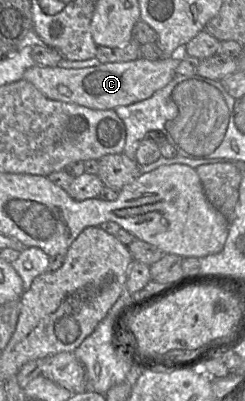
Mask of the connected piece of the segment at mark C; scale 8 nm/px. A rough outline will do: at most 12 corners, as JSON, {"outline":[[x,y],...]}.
{"outline":[[181,51],[79,69],[34,65],[23,79],[52,100],[115,109],[177,74]]}

